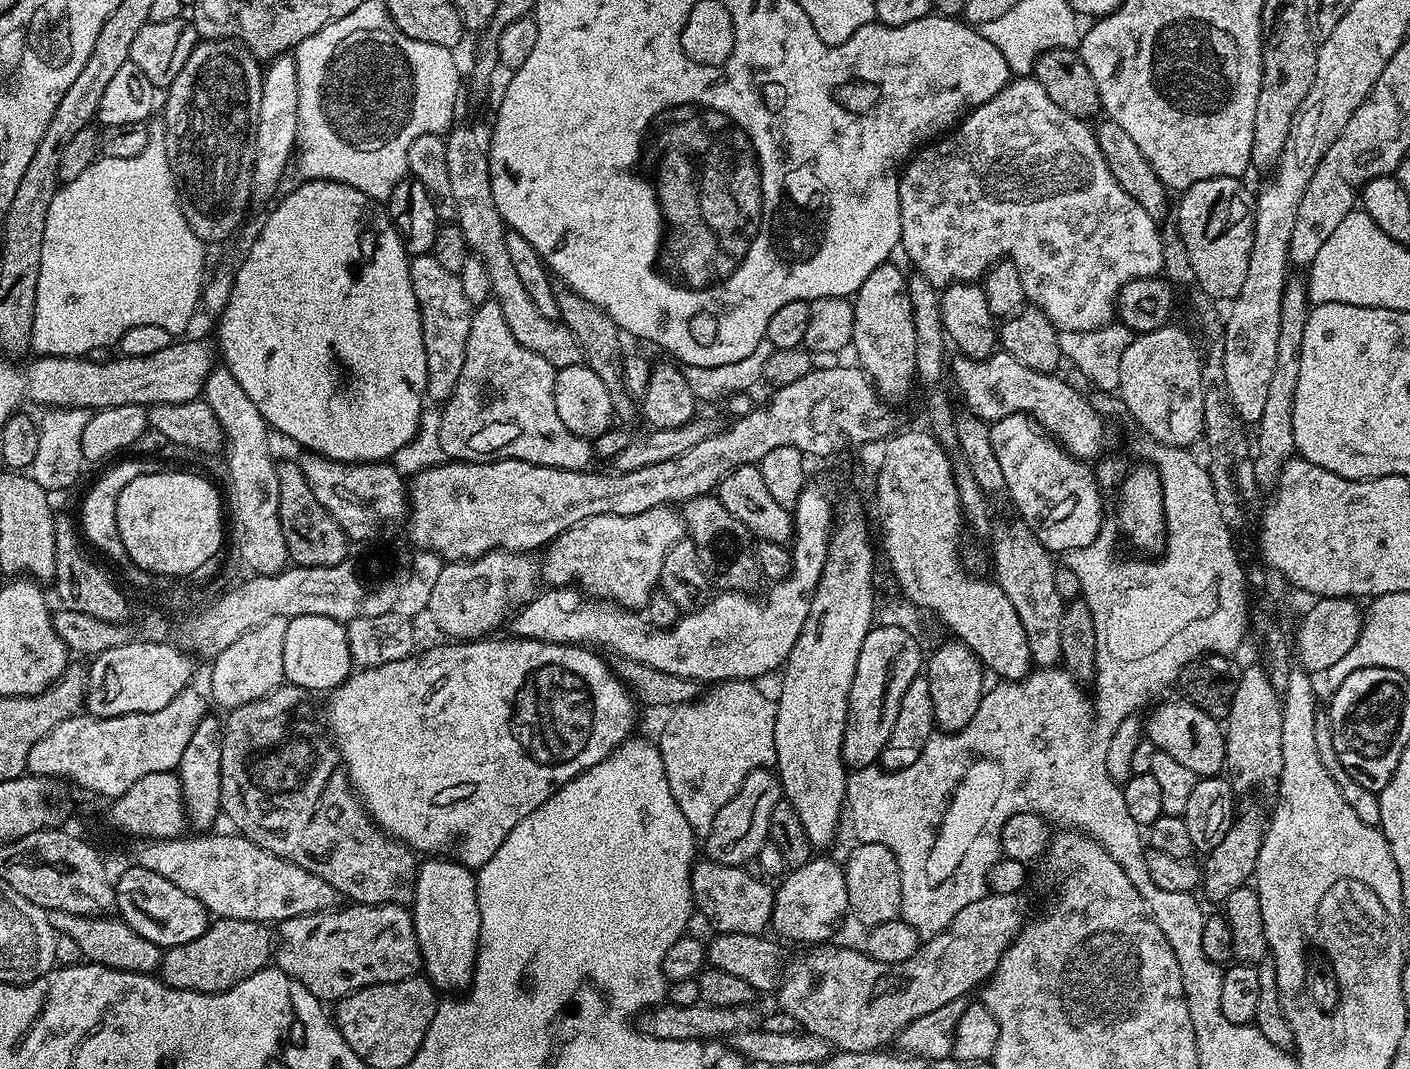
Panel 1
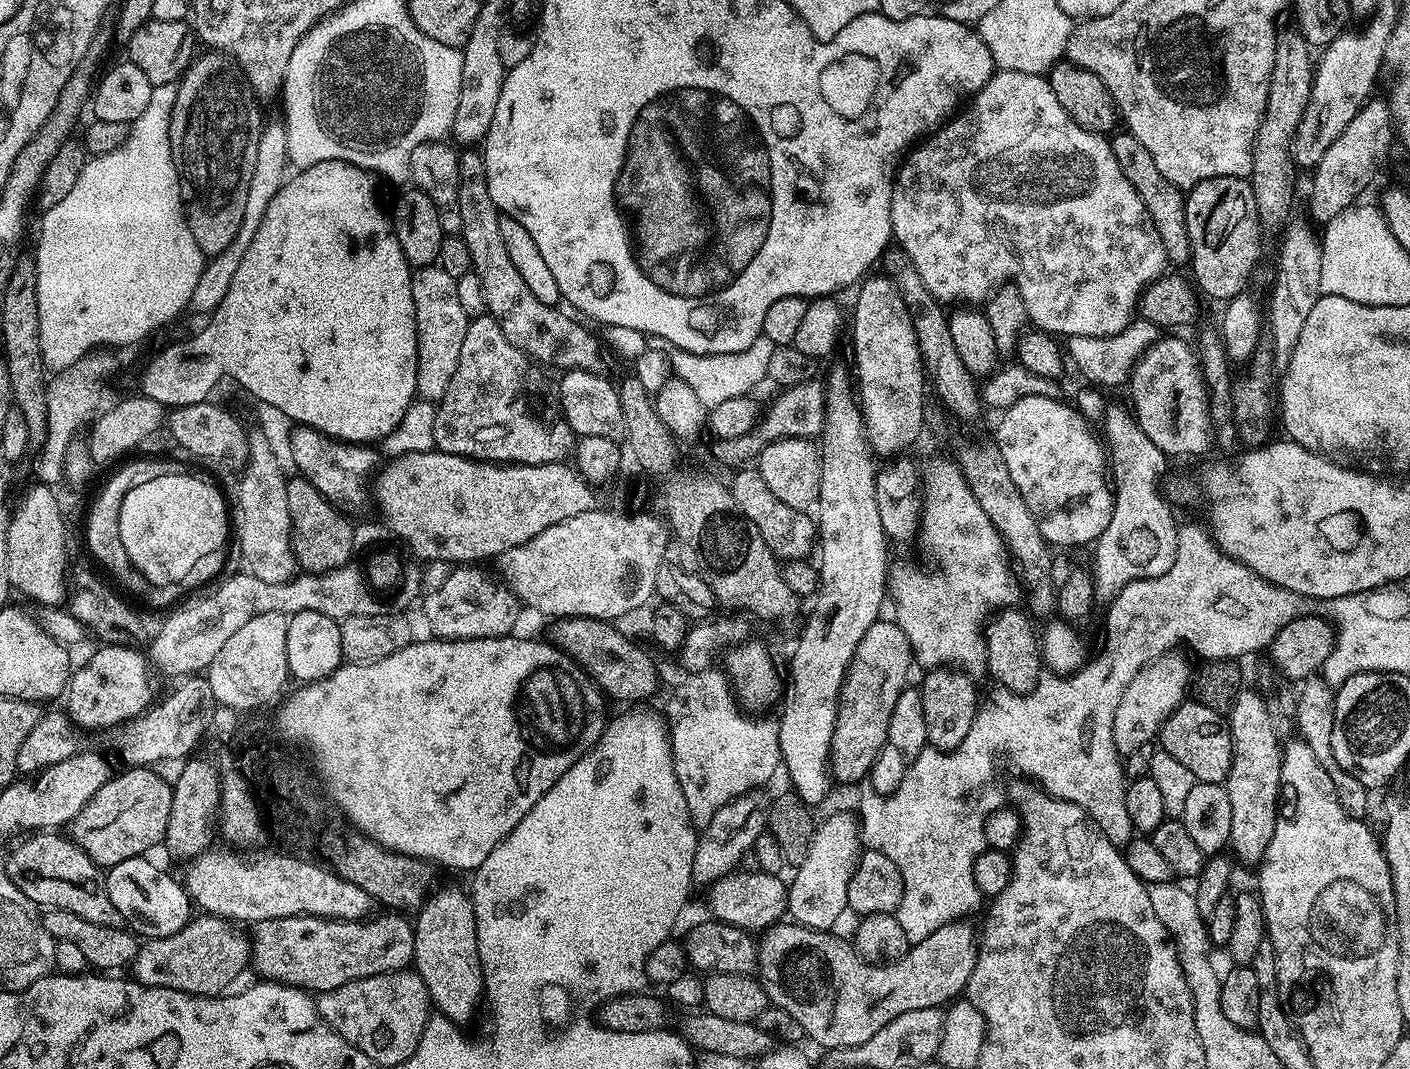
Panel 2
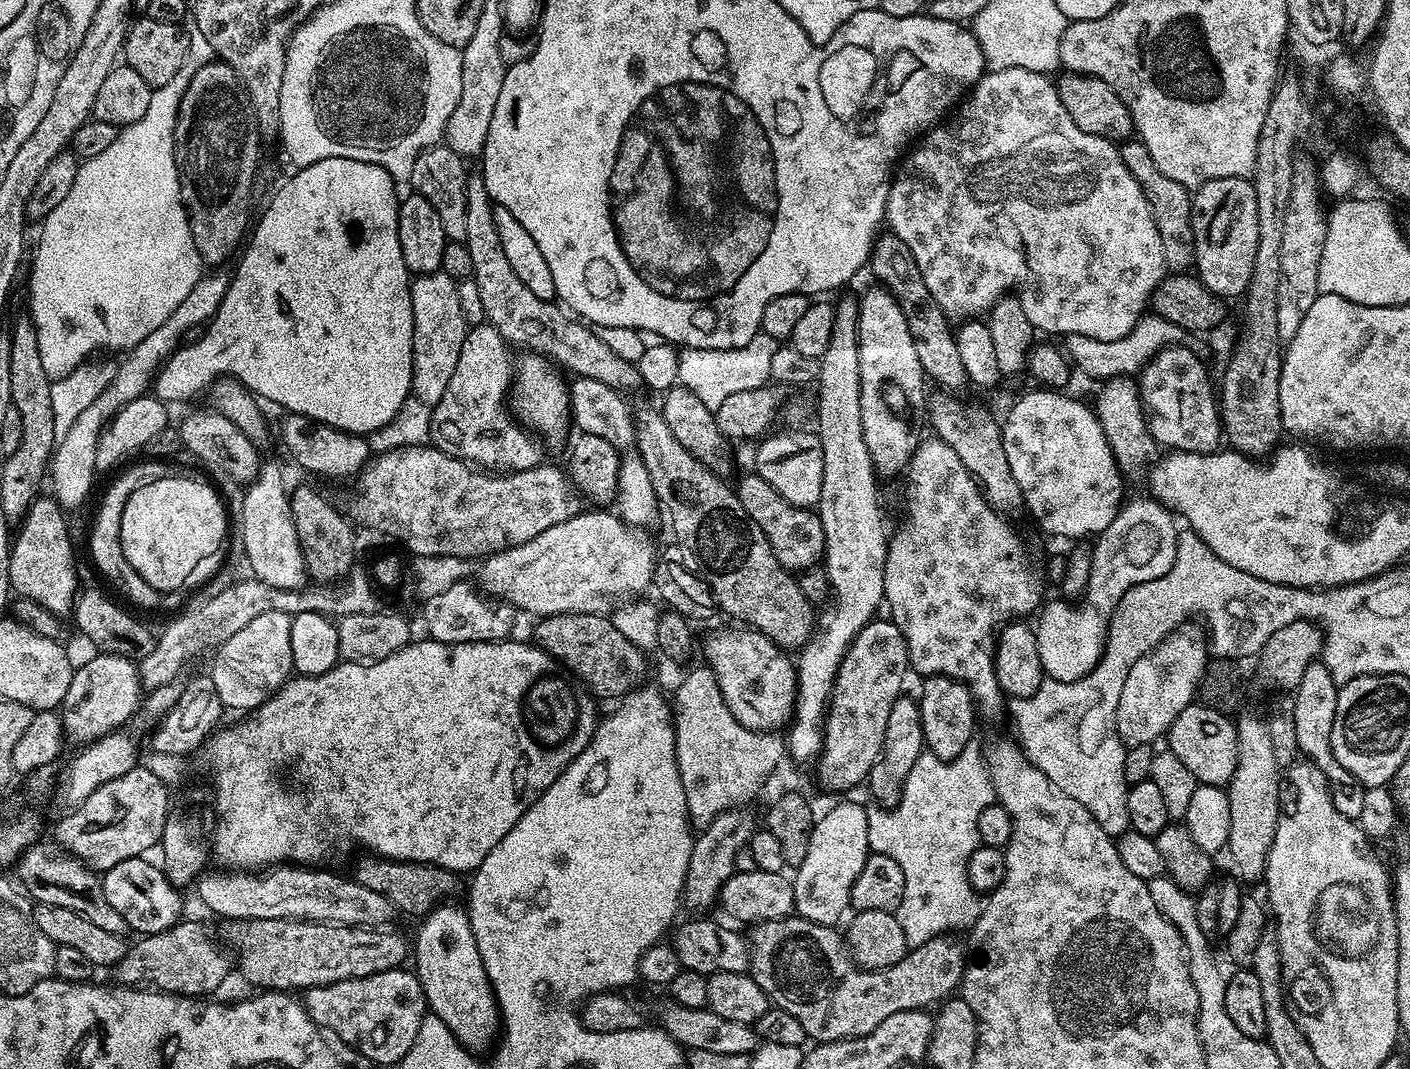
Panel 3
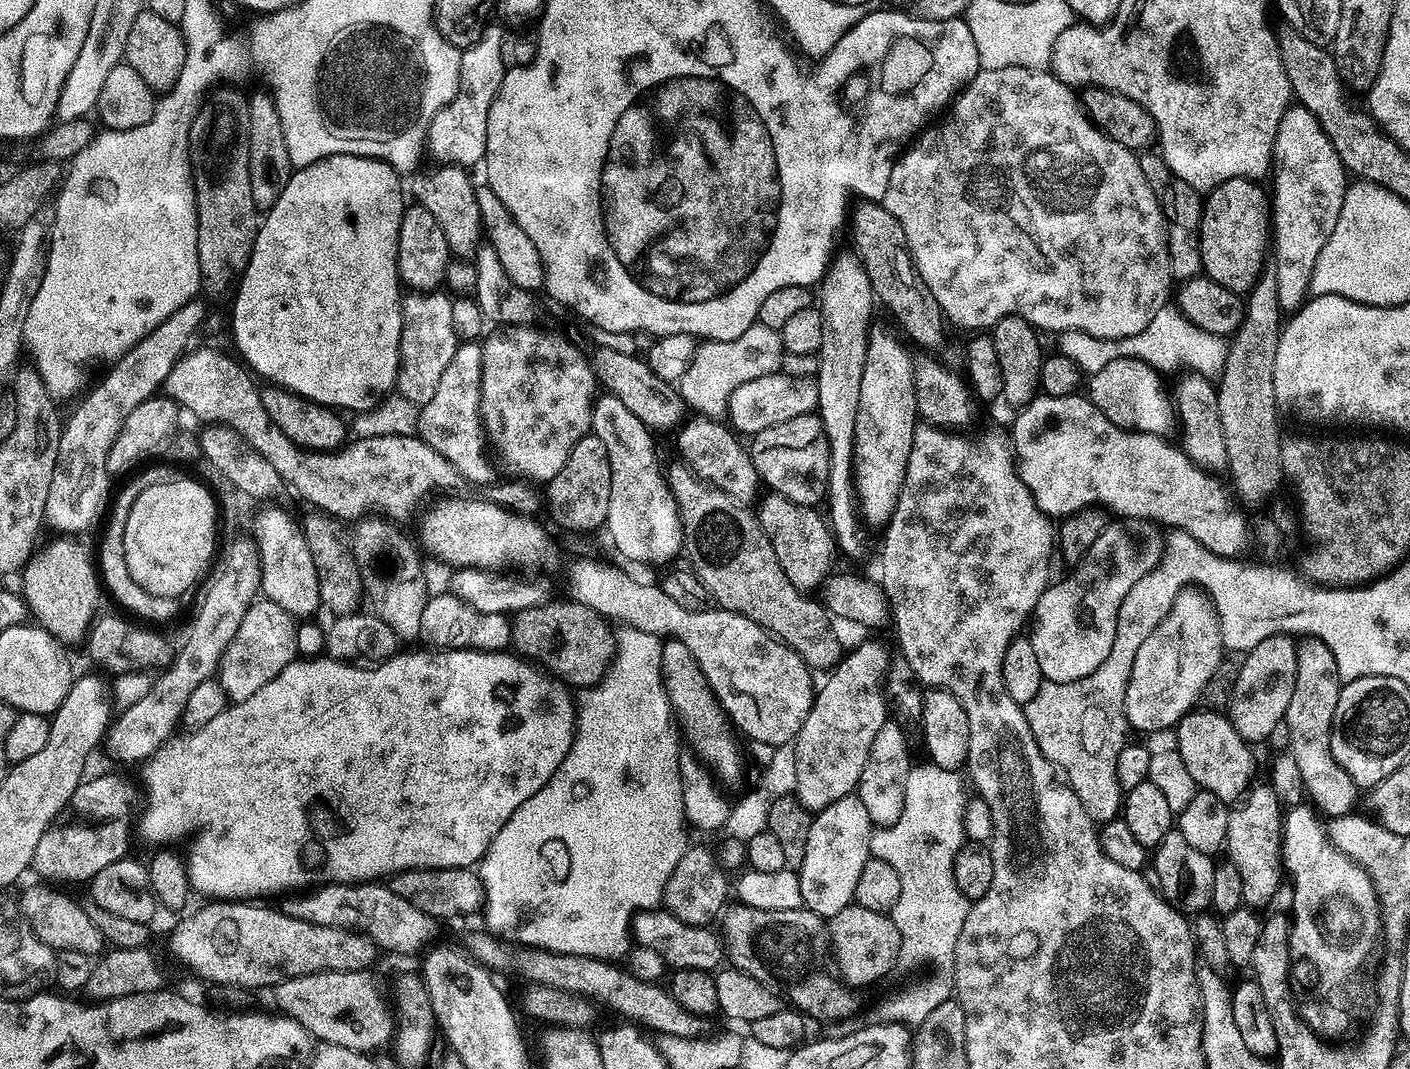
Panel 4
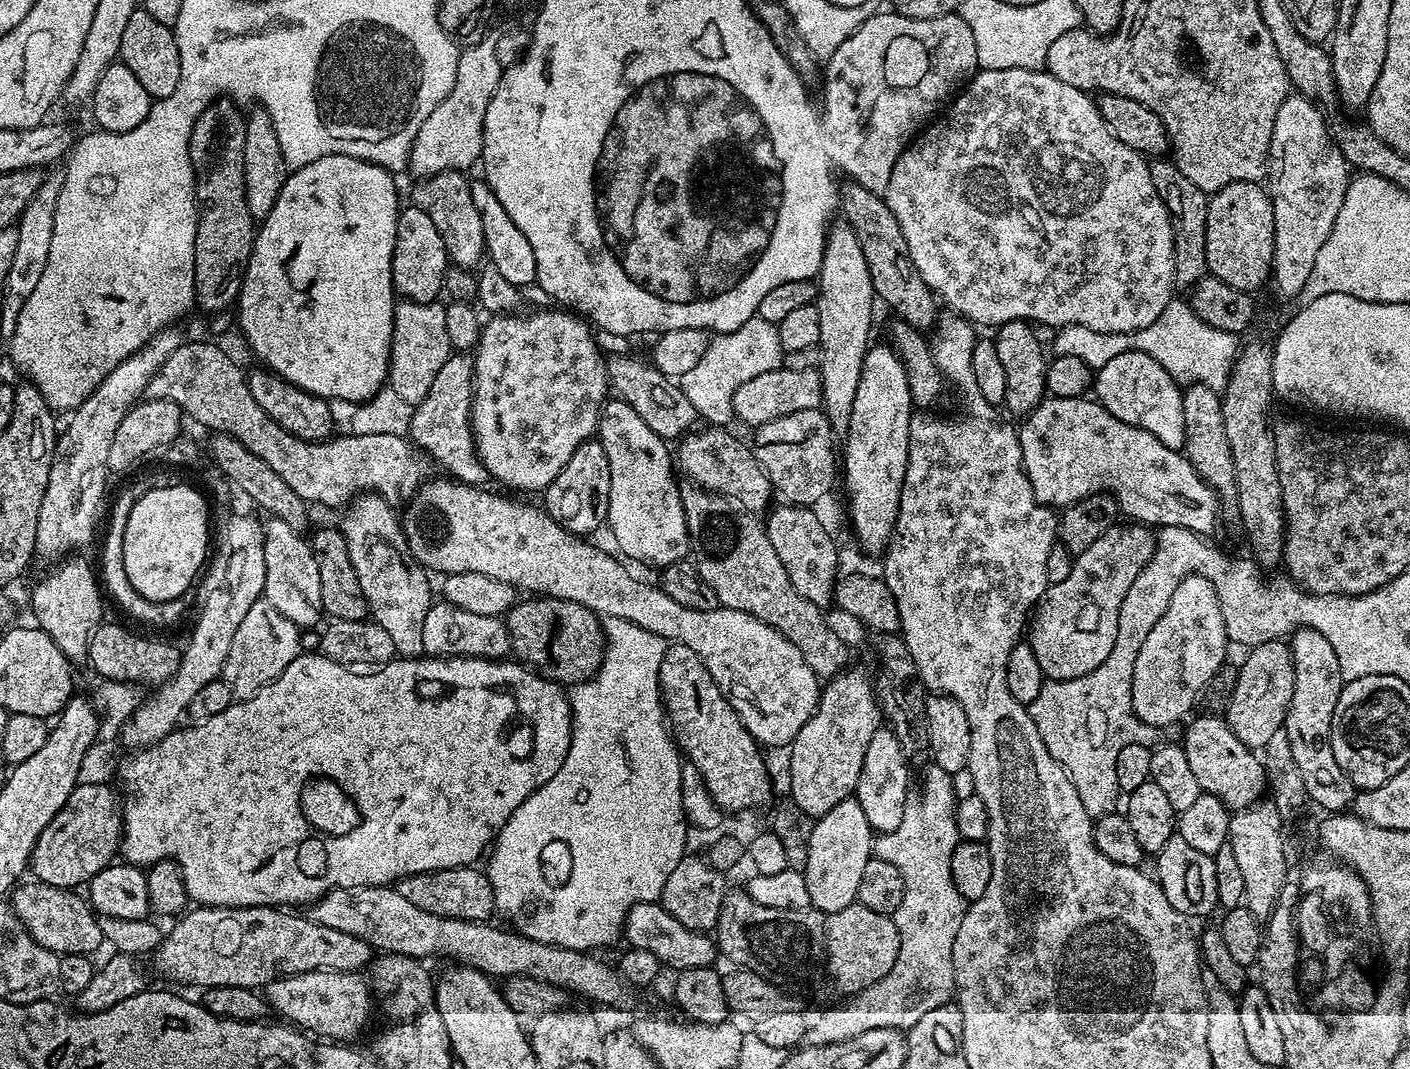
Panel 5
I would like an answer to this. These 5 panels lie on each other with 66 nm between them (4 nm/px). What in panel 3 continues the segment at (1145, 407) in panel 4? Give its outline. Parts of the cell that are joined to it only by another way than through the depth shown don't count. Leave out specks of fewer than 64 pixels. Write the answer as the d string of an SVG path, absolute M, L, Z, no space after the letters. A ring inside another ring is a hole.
M1117 378L1103 381L1099 385L1094 411L1100 419L1102 430L1108 439L1108 445L1116 459L1116 464L1125 477L1140 476L1149 471L1150 465L1157 459L1158 445L1148 431L1144 405L1140 402L1140 390L1137 381L1132 378Z

